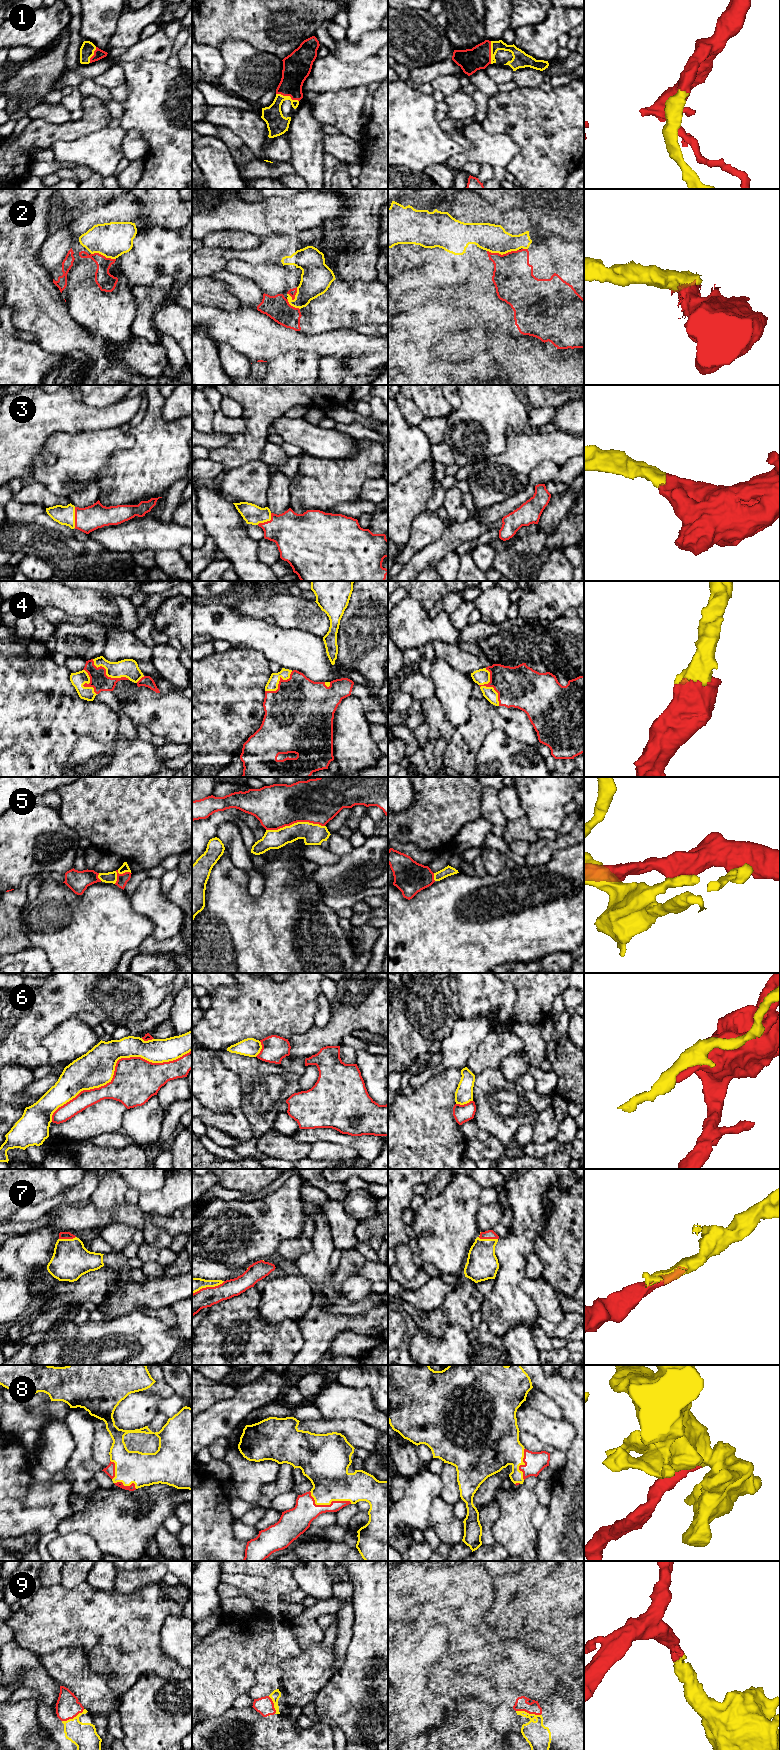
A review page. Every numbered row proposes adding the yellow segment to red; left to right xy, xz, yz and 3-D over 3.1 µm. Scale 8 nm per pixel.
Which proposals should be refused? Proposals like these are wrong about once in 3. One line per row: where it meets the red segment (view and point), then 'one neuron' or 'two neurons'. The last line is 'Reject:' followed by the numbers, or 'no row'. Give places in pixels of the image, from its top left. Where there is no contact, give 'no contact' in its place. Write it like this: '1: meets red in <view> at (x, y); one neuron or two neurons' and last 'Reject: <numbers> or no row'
1: meets red in xz at (287, 95); one neuron
2: meets red in yz at (503, 254); two neurons
3: meets red in xy at (75, 517); one neuron
4: meets red in yz at (489, 686); one neuron
5: meets red in xz at (295, 822); two neurons
6: meets red in xy at (115, 1066); two neurons
7: meets red in yz at (488, 1238); one neuron
8: meets red in xz at (327, 1505); one neuron
9: meets red in yz at (528, 1712); one neuron
Reject: 2, 5, 6

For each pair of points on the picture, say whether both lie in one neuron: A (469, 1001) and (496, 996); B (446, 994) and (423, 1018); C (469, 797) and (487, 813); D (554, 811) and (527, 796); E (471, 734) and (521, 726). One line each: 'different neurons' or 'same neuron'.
A: same neuron
B: same neuron
C: different neurons
D: same neuron
E: same neuron

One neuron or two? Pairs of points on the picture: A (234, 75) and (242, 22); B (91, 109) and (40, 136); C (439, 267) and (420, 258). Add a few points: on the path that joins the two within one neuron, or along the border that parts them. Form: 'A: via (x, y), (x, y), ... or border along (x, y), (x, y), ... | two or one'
A: border along (217, 45), (228, 38), (237, 38), (260, 51) | two
B: via (82, 123), (76, 129), (54, 132) | one
C: border along (432, 249), (431, 256), (420, 267) | two

